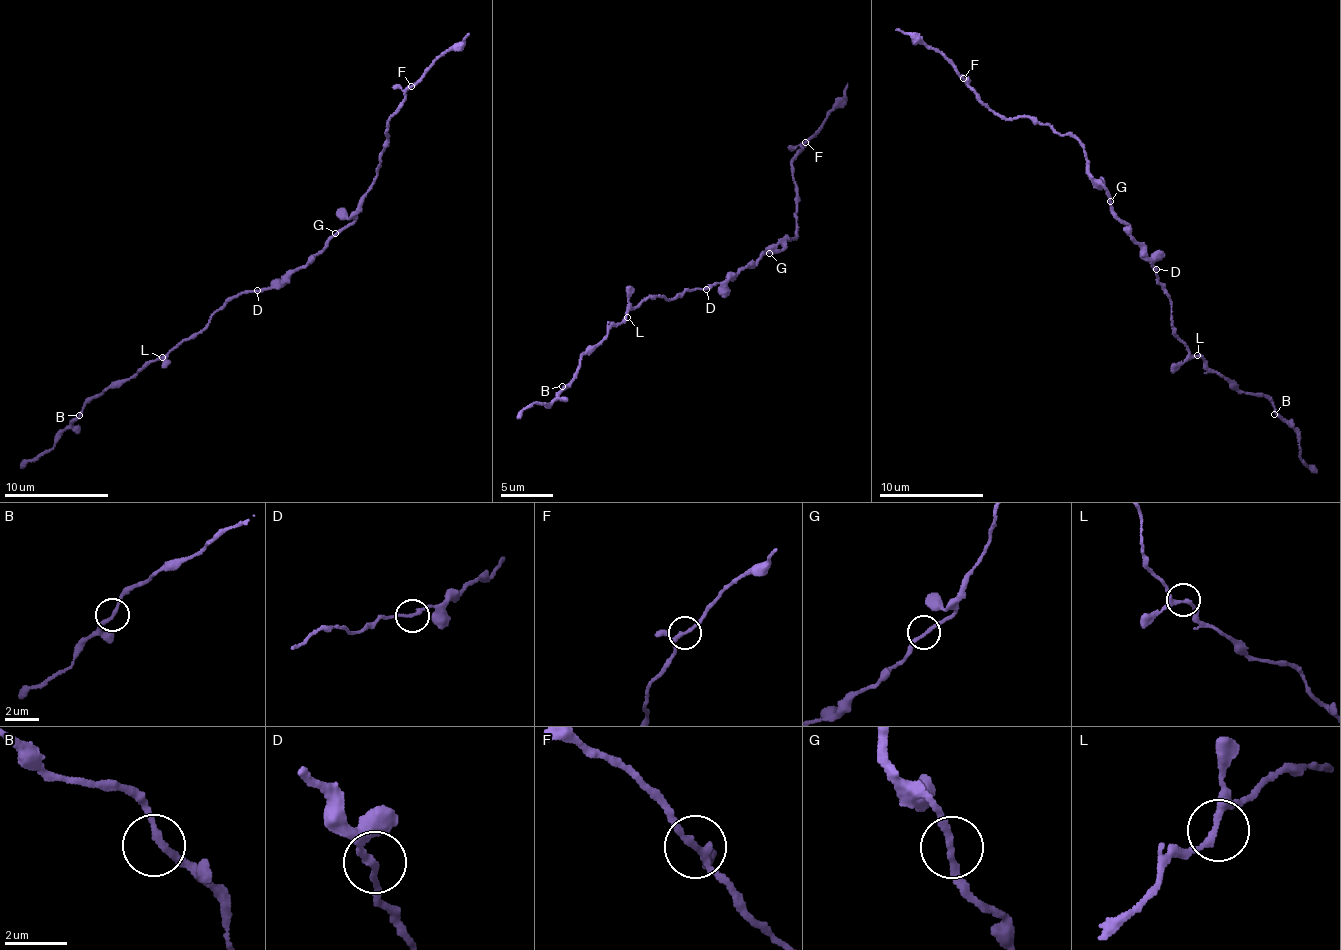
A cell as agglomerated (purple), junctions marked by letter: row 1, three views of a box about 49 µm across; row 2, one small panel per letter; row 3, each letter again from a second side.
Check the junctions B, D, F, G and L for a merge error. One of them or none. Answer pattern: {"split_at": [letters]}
{"split_at": []}

